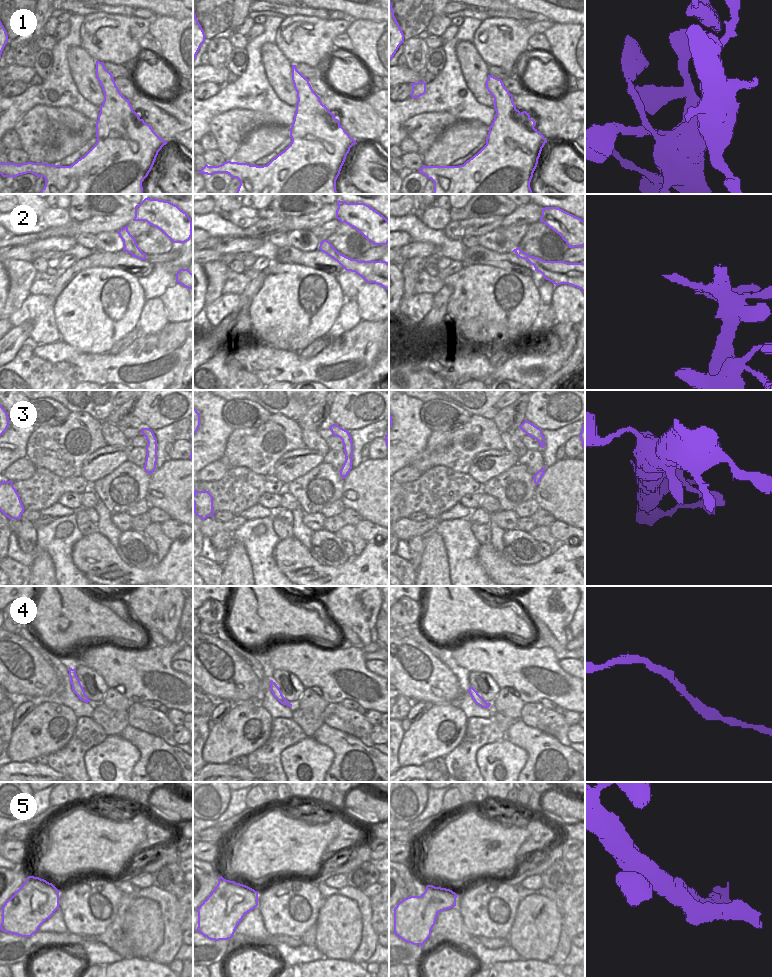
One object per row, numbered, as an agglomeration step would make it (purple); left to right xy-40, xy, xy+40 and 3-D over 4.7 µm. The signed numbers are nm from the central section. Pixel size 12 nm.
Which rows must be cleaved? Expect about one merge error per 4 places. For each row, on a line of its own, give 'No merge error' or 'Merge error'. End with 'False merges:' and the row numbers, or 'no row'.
1: No merge error
2: No merge error
3: No merge error
4: No merge error
5: No merge error
False merges: no row.

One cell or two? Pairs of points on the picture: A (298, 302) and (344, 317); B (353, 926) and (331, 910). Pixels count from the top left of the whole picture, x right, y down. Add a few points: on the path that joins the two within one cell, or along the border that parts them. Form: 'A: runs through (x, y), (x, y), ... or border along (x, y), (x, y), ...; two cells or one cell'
A: border along (346, 299), (335, 321); two cells
B: runs through (348, 926), (336, 915); one cell

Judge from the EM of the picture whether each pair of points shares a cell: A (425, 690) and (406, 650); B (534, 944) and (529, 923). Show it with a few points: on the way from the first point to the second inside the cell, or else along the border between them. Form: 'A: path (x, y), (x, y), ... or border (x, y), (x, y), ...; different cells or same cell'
A: path (423, 680), (406, 663), (406, 660); same cell
B: path (534, 939), (534, 928); same cell

